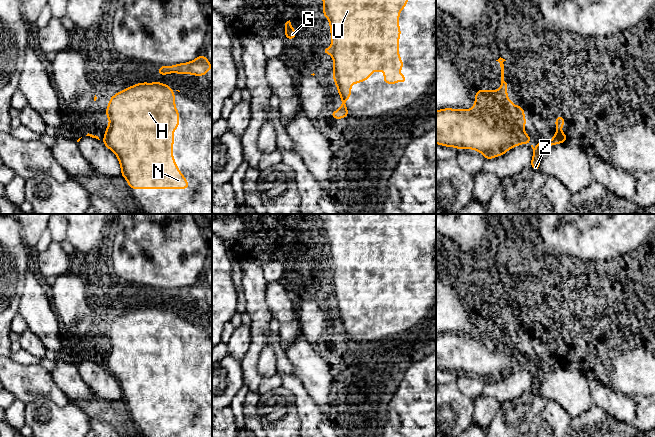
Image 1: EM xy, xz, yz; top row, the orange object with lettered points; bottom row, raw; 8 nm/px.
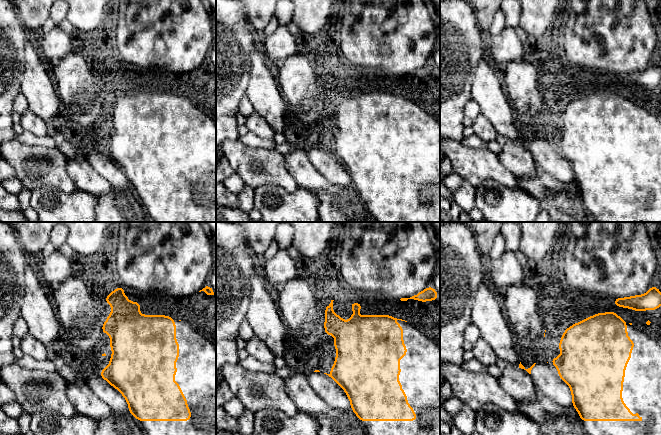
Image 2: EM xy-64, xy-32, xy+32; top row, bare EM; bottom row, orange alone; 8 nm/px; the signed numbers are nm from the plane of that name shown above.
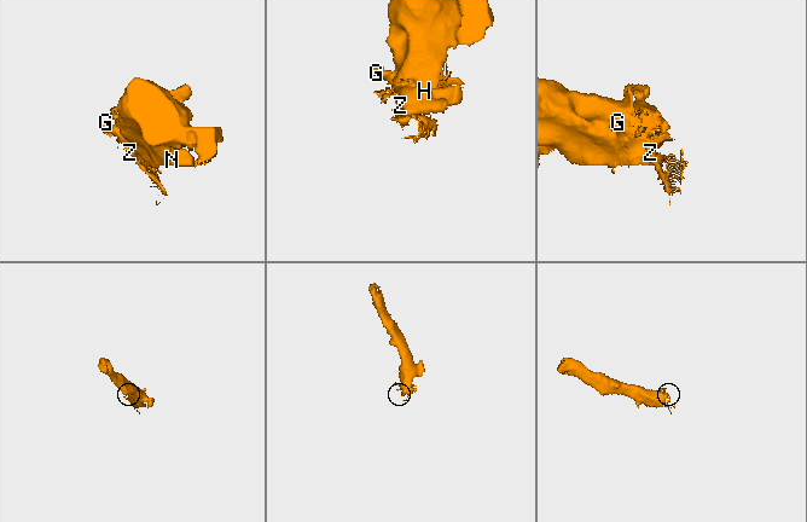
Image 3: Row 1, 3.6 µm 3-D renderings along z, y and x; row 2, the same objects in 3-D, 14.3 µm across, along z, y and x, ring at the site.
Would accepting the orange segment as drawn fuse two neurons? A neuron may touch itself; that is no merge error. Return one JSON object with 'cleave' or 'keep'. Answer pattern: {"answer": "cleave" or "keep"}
{"answer": "keep"}

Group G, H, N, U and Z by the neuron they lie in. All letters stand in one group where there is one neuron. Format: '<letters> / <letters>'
G H N U Z

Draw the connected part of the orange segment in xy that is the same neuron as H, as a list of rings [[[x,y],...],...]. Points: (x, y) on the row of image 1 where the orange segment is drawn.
[[[142,82],[135,84],[129,88],[122,90],[119,93],[113,95],[108,104],[108,108],[105,111],[105,115],[109,118],[110,124],[107,125],[106,133],[104,134],[103,144],[113,151],[121,165],[121,175],[126,178],[130,189],[190,189],[191,186],[187,184],[187,178],[179,172],[179,166],[175,164],[175,158],[171,156],[174,153],[174,149],[171,146],[175,143],[175,138],[172,133],[179,127],[179,111],[175,108],[175,94],[171,92],[174,89],[168,85],[160,82],[146,83]]]

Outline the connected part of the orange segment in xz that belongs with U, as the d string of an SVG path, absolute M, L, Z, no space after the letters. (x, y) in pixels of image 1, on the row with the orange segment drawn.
M323 0L323 13L328 20L332 43L322 53L333 56L333 80L341 97L341 108L330 113L333 119L349 117L345 104L351 98L351 85L371 78L373 71L385 71L384 83L395 86L395 81L407 82L406 75L397 75L403 70L403 60L399 58L399 13L407 5L407 0Z

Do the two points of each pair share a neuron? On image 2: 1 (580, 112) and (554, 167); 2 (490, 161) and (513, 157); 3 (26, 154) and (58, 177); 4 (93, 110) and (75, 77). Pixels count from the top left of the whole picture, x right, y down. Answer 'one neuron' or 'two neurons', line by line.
1: two neurons
2: two neurons
3: one neuron
4: one neuron

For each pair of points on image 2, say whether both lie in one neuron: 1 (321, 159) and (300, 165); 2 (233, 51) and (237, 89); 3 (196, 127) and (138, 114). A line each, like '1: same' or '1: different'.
1: different
2: same
3: same

